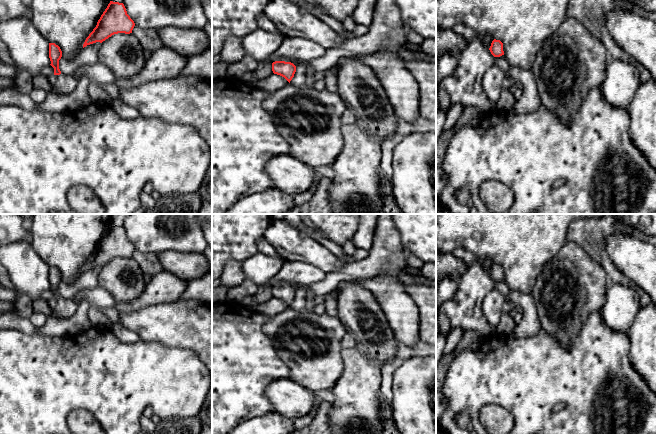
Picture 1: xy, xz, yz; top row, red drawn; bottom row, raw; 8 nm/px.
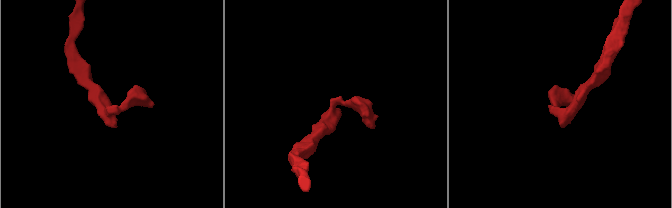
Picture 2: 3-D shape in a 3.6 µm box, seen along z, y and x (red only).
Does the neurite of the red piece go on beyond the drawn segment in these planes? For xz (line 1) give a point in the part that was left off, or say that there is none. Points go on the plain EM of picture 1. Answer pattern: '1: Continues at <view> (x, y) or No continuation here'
1: Continues at xz (286, 283)

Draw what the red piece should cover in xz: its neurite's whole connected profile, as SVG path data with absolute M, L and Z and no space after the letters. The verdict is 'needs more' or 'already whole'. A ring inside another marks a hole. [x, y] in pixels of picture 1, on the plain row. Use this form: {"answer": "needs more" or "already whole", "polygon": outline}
{"answer": "needs more", "polygon": "M282 281L276 283L272 287L272 295L274 298L284 301L289 307L296 296L296 288L298 284L289 281Z"}

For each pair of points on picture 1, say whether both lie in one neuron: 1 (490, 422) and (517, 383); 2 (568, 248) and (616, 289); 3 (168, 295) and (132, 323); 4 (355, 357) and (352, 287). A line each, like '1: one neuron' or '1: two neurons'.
1: two neurons
2: two neurons
3: two neurons
4: two neurons

